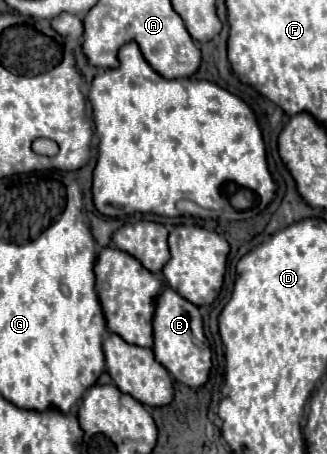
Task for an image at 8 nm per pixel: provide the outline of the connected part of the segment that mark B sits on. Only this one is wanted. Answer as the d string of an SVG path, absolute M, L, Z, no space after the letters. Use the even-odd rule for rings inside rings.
M164 289L160 295L154 299L154 319L152 319L152 329L154 329L154 357L170 371L170 375L188 387L200 387L208 381L210 373L210 347L204 337L202 329L202 317L198 313L198 307L180 297L174 289Z

